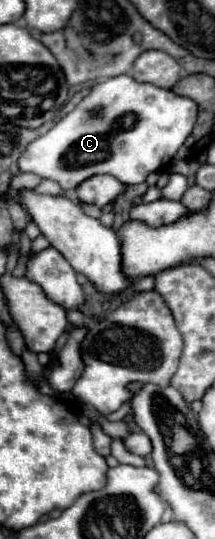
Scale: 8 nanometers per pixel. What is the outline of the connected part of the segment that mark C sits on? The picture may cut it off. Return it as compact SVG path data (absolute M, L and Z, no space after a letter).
M130 75L110 77L96 83L66 117L62 117L46 135L32 141L20 155L18 165L24 173L34 173L42 179L56 181L62 187L62 193L74 191L82 181L94 175L112 175L126 185L144 183L152 171L164 171L170 167L176 151L192 133L196 117L198 105L188 97L180 97L174 91L156 87L152 83L140 83Z

